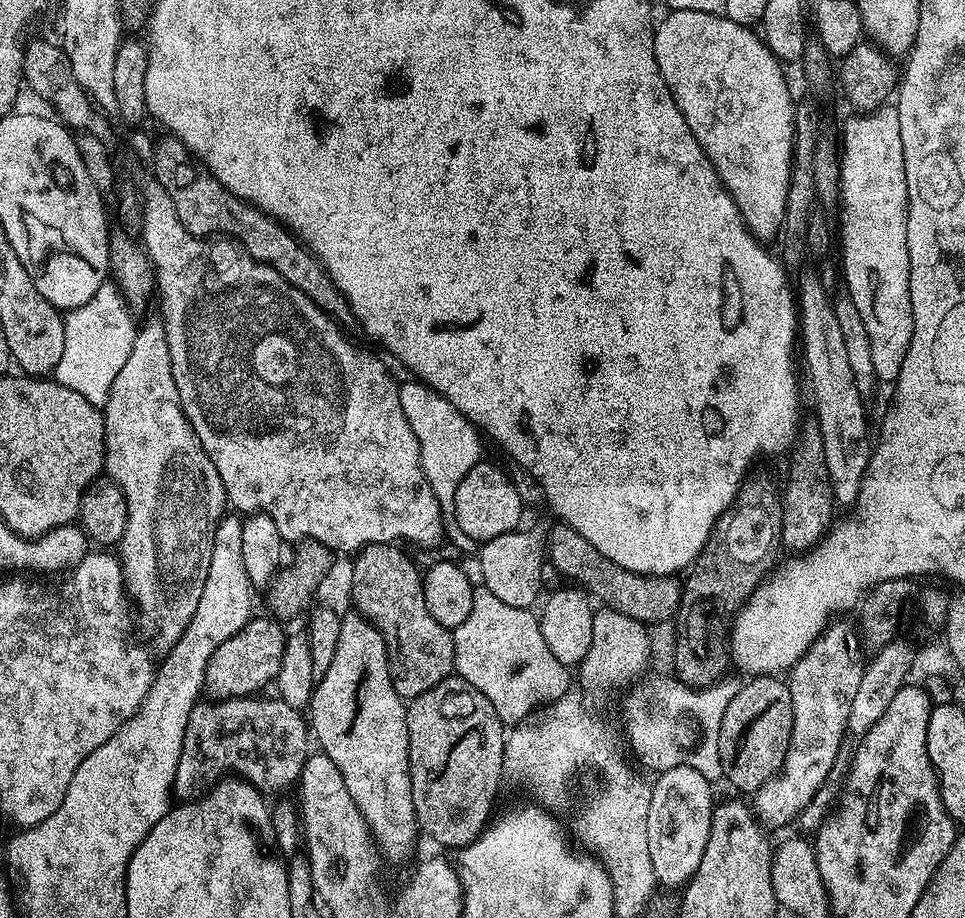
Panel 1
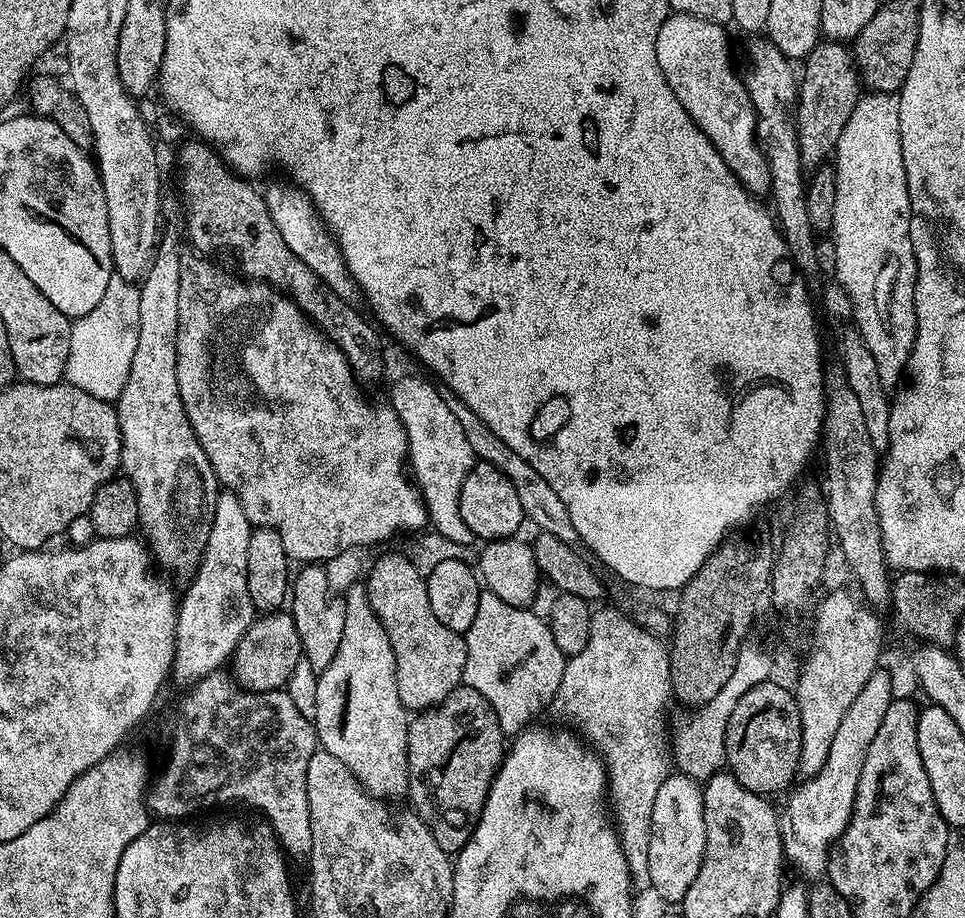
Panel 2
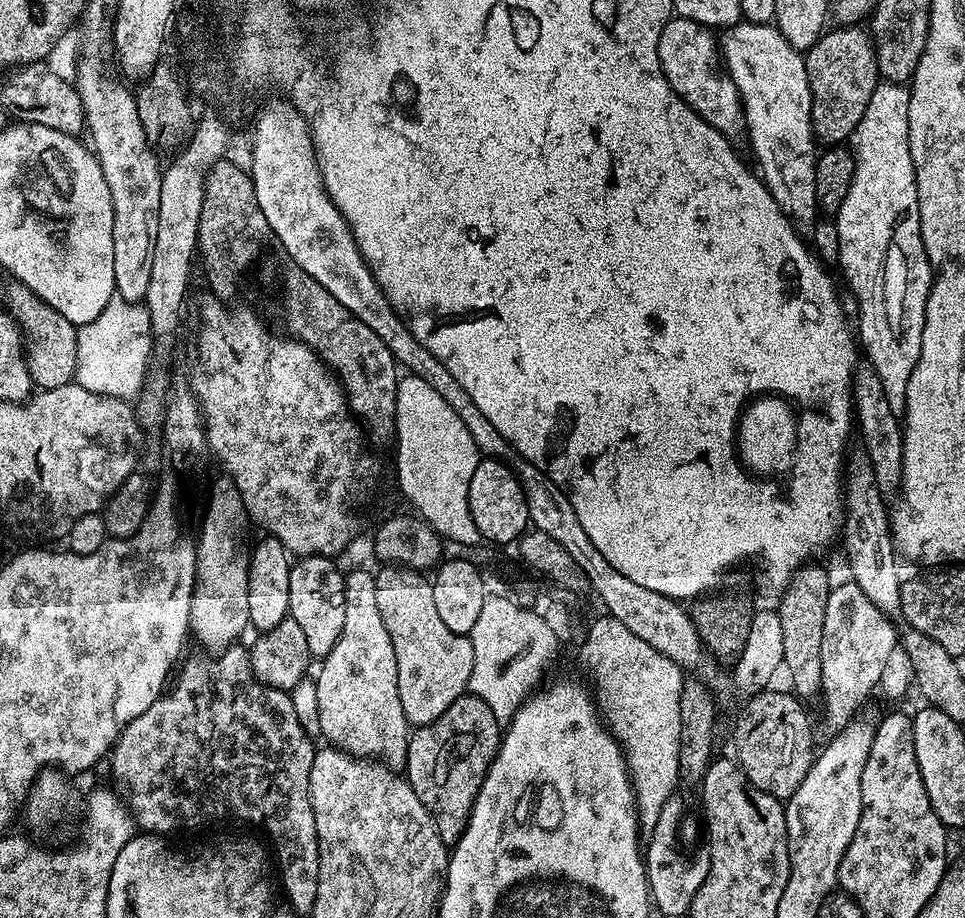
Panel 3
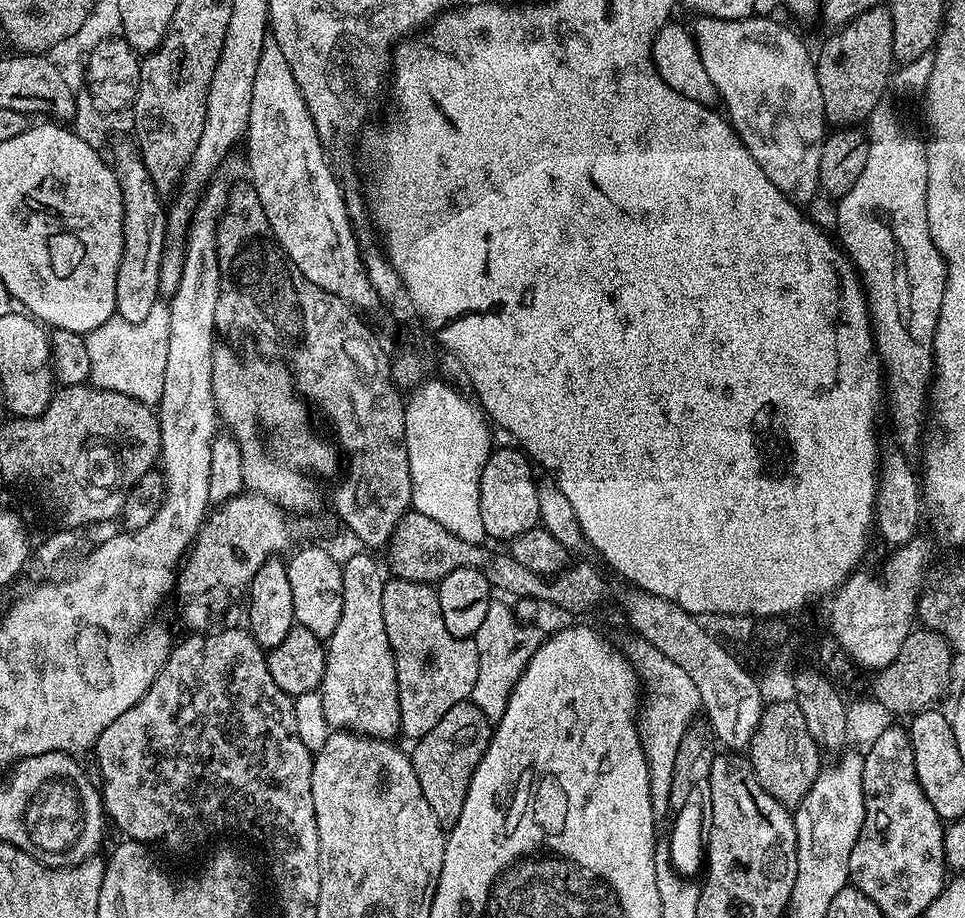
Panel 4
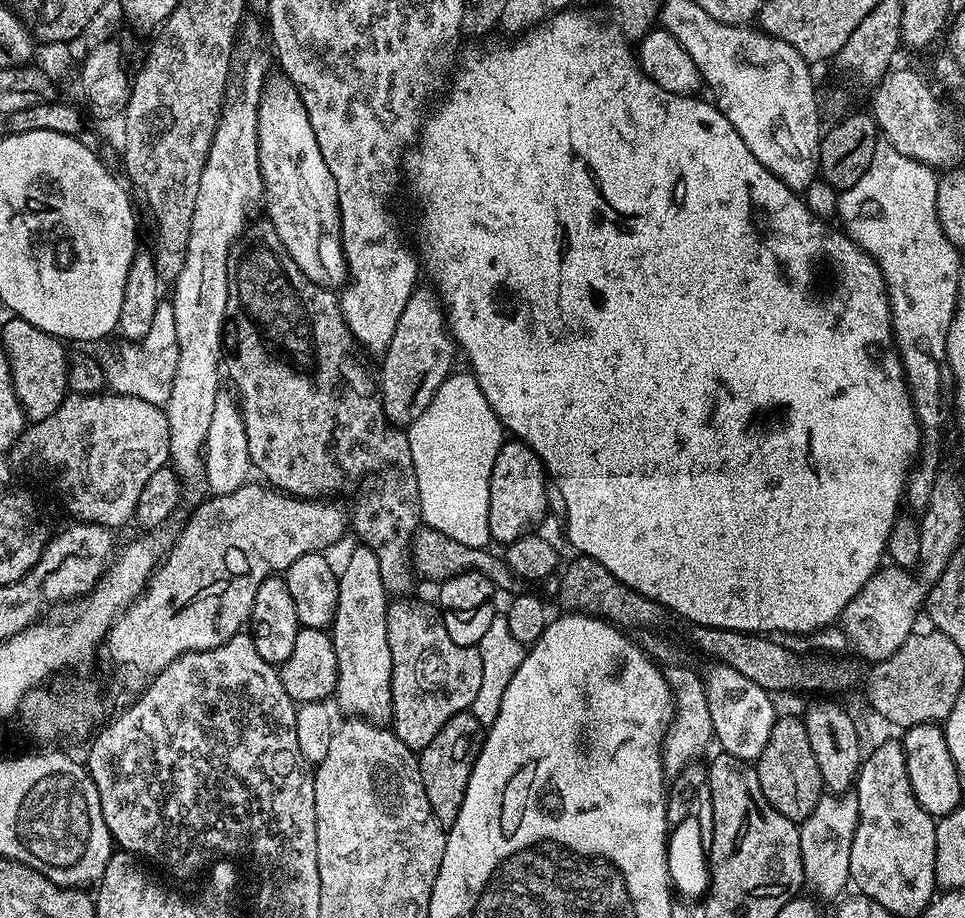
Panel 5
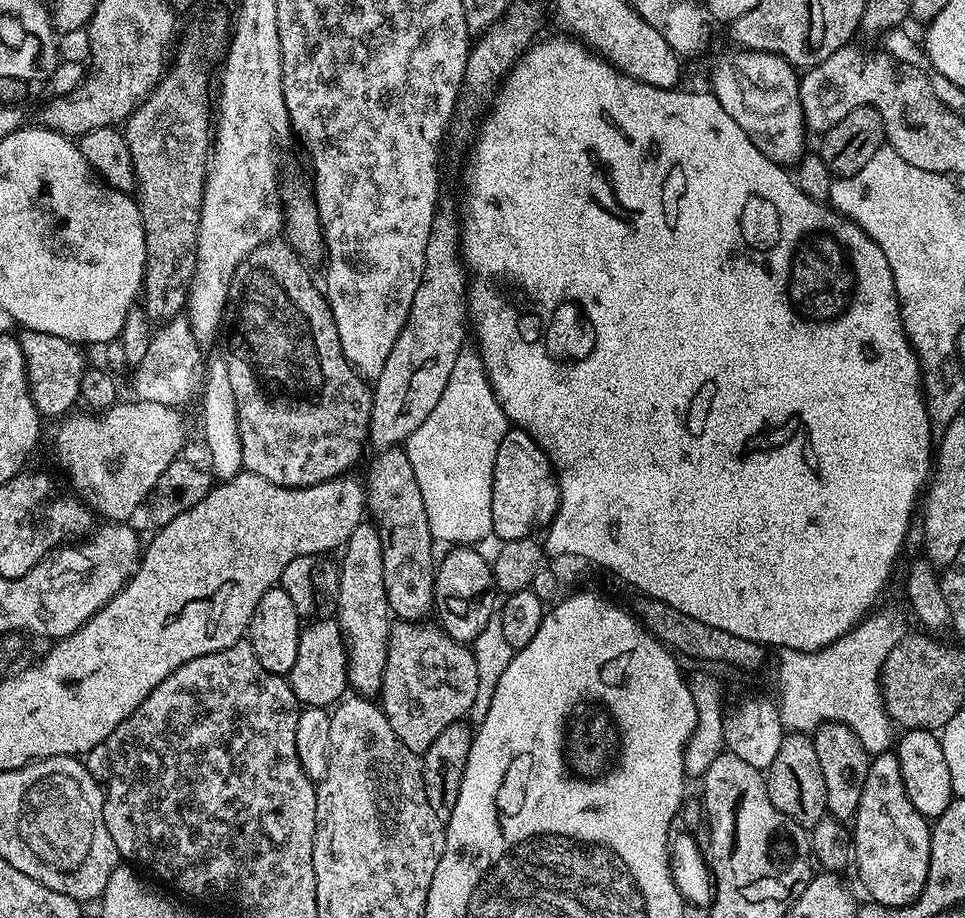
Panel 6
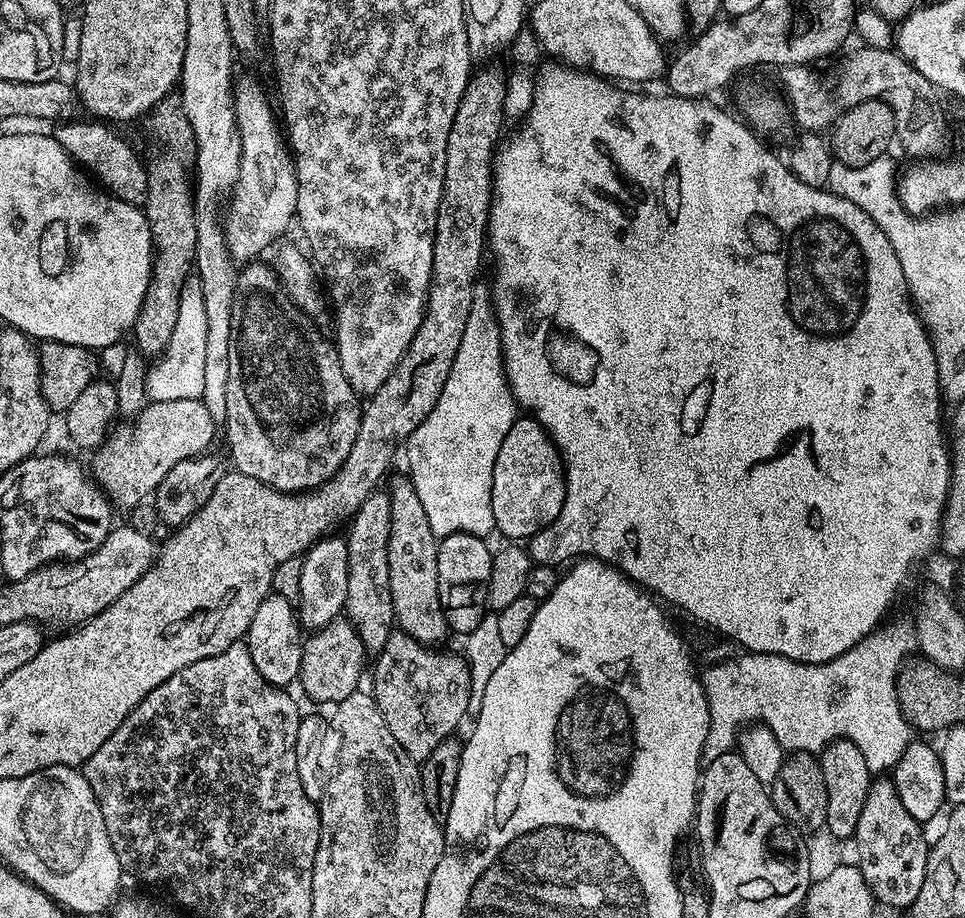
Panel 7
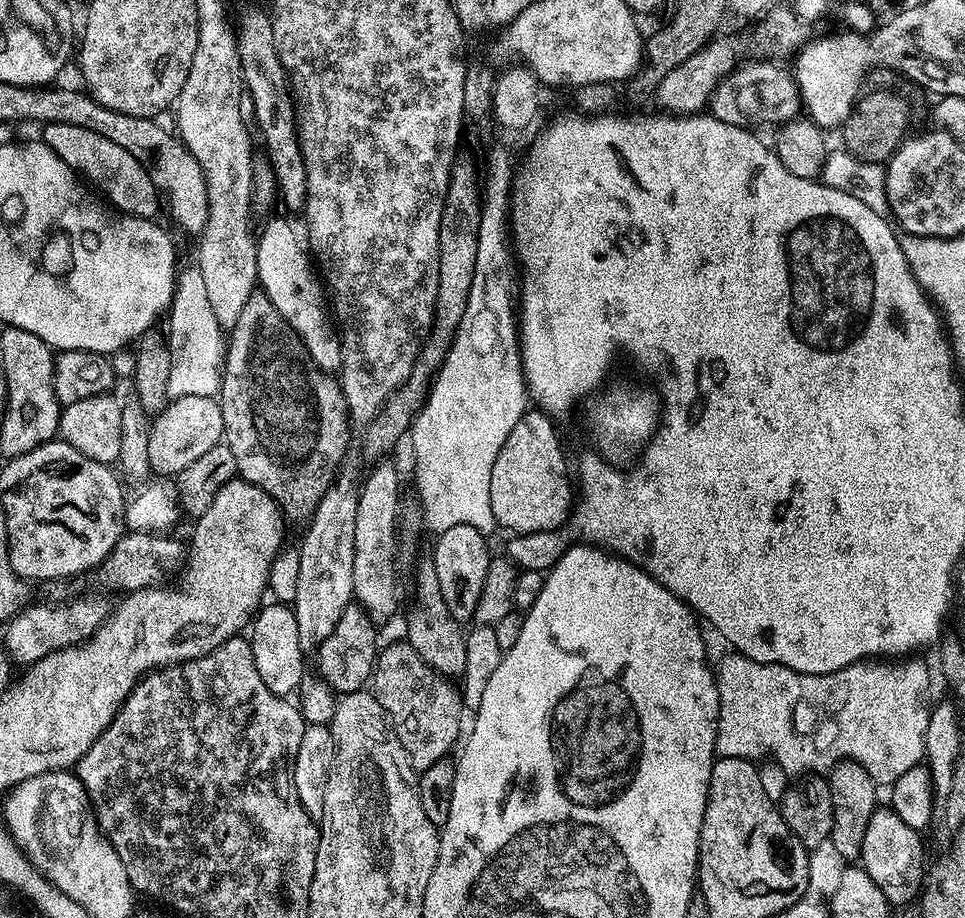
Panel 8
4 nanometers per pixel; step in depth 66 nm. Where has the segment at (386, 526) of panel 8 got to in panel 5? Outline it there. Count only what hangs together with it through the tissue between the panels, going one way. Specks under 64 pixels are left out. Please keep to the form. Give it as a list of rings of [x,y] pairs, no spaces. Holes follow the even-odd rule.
[[[356,546],[356,549],[348,556],[348,561],[344,564],[344,569],[341,567],[338,572],[338,579],[340,585],[338,586],[338,602],[336,603],[336,616],[332,619],[330,625],[330,635],[334,642],[334,654],[338,660],[338,678],[336,679],[336,691],[334,693],[334,700],[340,703],[340,708],[352,718],[359,718],[362,720],[370,720],[373,724],[381,726],[387,725],[392,718],[392,663],[390,662],[390,642],[386,634],[386,614],[388,613],[388,606],[390,603],[390,593],[384,589],[382,582],[382,570],[378,570],[378,558],[374,558],[374,550],[365,548],[363,546]]]

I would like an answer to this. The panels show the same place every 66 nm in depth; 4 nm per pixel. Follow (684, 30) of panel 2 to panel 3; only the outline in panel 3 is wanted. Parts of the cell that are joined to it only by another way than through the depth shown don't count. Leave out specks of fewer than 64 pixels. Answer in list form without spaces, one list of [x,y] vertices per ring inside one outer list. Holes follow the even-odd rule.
[[[676,16],[666,22],[662,34],[658,38],[658,58],[664,71],[666,82],[670,82],[672,89],[678,94],[678,98],[685,100],[698,115],[710,126],[714,126],[724,136],[736,138],[736,135],[745,131],[744,107],[740,105],[740,95],[734,86],[734,82],[718,67],[718,40],[707,27],[696,21],[687,20]]]

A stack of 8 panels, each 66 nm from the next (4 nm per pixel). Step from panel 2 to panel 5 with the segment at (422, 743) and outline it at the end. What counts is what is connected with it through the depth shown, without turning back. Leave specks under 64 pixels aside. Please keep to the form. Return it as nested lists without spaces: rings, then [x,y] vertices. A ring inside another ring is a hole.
[[[470,711],[459,712],[434,734],[434,742],[419,753],[420,773],[426,786],[426,798],[430,802],[430,810],[445,826],[452,825],[458,818],[458,810],[462,806],[462,798],[466,794],[468,779],[480,751],[482,740],[482,725]]]

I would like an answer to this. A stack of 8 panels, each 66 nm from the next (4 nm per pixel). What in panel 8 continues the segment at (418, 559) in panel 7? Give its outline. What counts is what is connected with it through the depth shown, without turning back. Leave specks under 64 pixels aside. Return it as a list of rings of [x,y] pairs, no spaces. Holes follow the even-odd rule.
[[[431,566],[416,576],[416,601],[408,612],[408,636],[406,642],[439,676],[460,678],[466,670],[466,632],[461,621],[455,620],[446,610],[446,602],[440,593],[436,572]]]

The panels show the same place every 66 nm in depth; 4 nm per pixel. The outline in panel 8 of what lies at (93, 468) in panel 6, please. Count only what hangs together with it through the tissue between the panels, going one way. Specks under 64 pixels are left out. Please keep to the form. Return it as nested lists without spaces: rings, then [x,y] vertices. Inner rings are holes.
[[[178,396],[175,397],[151,421],[148,429],[148,450],[153,473],[164,478],[175,477],[190,462],[202,458],[206,450],[218,446],[224,439],[224,423],[220,401],[216,396]]]

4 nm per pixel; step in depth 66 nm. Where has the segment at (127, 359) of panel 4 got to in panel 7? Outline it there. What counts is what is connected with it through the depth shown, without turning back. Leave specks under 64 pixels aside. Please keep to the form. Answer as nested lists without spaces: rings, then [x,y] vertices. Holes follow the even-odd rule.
[[[189,278],[182,290],[183,303],[178,310],[174,335],[164,353],[153,363],[157,364],[147,369],[149,401],[174,402],[178,398],[198,400],[203,397],[206,367],[206,306],[203,298],[199,279]]]

